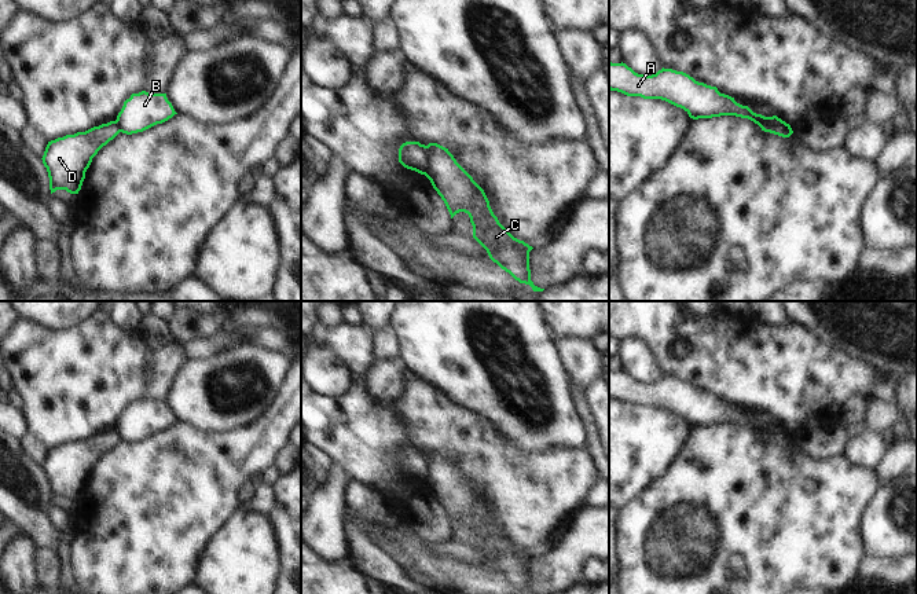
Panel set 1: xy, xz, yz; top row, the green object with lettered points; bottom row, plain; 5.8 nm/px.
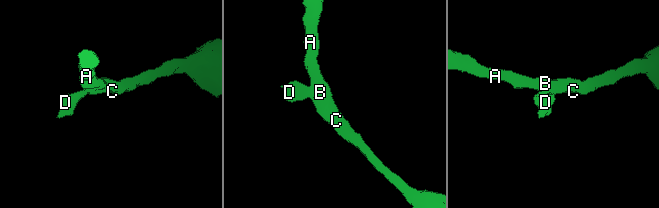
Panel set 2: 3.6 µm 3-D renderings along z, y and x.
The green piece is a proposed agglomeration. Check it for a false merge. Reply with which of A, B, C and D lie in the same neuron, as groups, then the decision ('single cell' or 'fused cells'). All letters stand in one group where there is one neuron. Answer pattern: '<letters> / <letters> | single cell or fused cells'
A B C / D | fused cells

